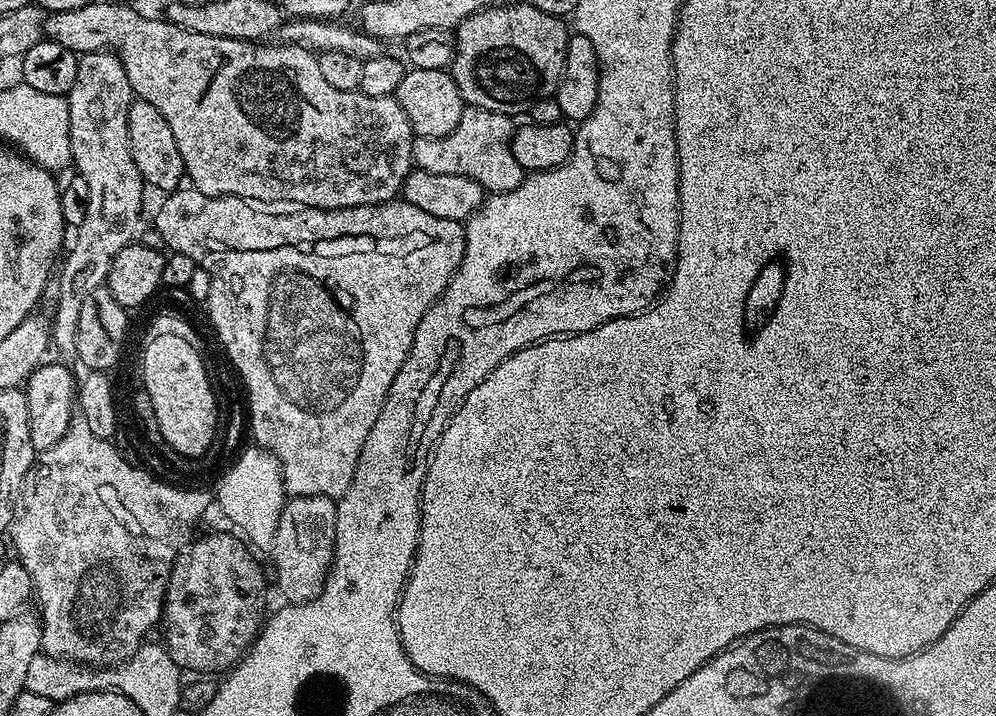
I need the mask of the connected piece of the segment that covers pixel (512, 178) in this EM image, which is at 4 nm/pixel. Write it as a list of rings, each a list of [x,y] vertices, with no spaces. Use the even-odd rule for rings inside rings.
[[[465,107],[458,126],[442,138],[416,136],[412,142],[412,162],[415,167],[430,174],[458,174],[478,182],[485,193],[512,192],[524,181],[526,169],[518,166],[514,158],[512,134],[514,131],[512,116],[503,116],[494,110]]]

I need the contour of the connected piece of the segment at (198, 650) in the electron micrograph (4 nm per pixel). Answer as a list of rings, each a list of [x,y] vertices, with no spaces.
[[[216,532],[213,536],[193,539],[178,554],[172,567],[168,589],[164,595],[163,643],[170,658],[188,674],[224,674],[240,663],[245,652],[252,646],[256,633],[262,627],[264,612],[264,572],[255,560],[253,549],[239,535],[227,536]]]

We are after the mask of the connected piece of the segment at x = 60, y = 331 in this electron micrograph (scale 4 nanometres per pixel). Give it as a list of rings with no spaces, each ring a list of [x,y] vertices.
[[[86,52],[79,57],[78,78],[74,78],[74,86],[66,97],[70,110],[70,150],[75,171],[86,178],[86,187],[90,189],[90,202],[86,206],[86,218],[82,218],[82,226],[75,229],[70,247],[63,257],[58,273],[62,288],[59,291],[58,310],[50,316],[50,344],[53,349],[61,348],[69,358],[75,357],[78,346],[78,314],[82,314],[82,305],[94,289],[107,281],[108,271],[118,254],[127,244],[133,243],[136,227],[140,224],[140,207],[144,204],[146,183],[134,166],[134,154],[130,150],[130,130],[128,115],[134,99],[130,86],[130,78],[126,78],[126,70],[122,62],[113,52]]]

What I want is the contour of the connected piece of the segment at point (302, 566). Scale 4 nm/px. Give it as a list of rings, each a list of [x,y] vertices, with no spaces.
[[[293,496],[285,499],[284,509],[278,518],[278,530],[274,530],[274,542],[270,549],[272,568],[276,571],[276,584],[293,604],[310,602],[323,590],[324,583],[332,570],[334,546],[336,545],[336,500],[331,496]]]

